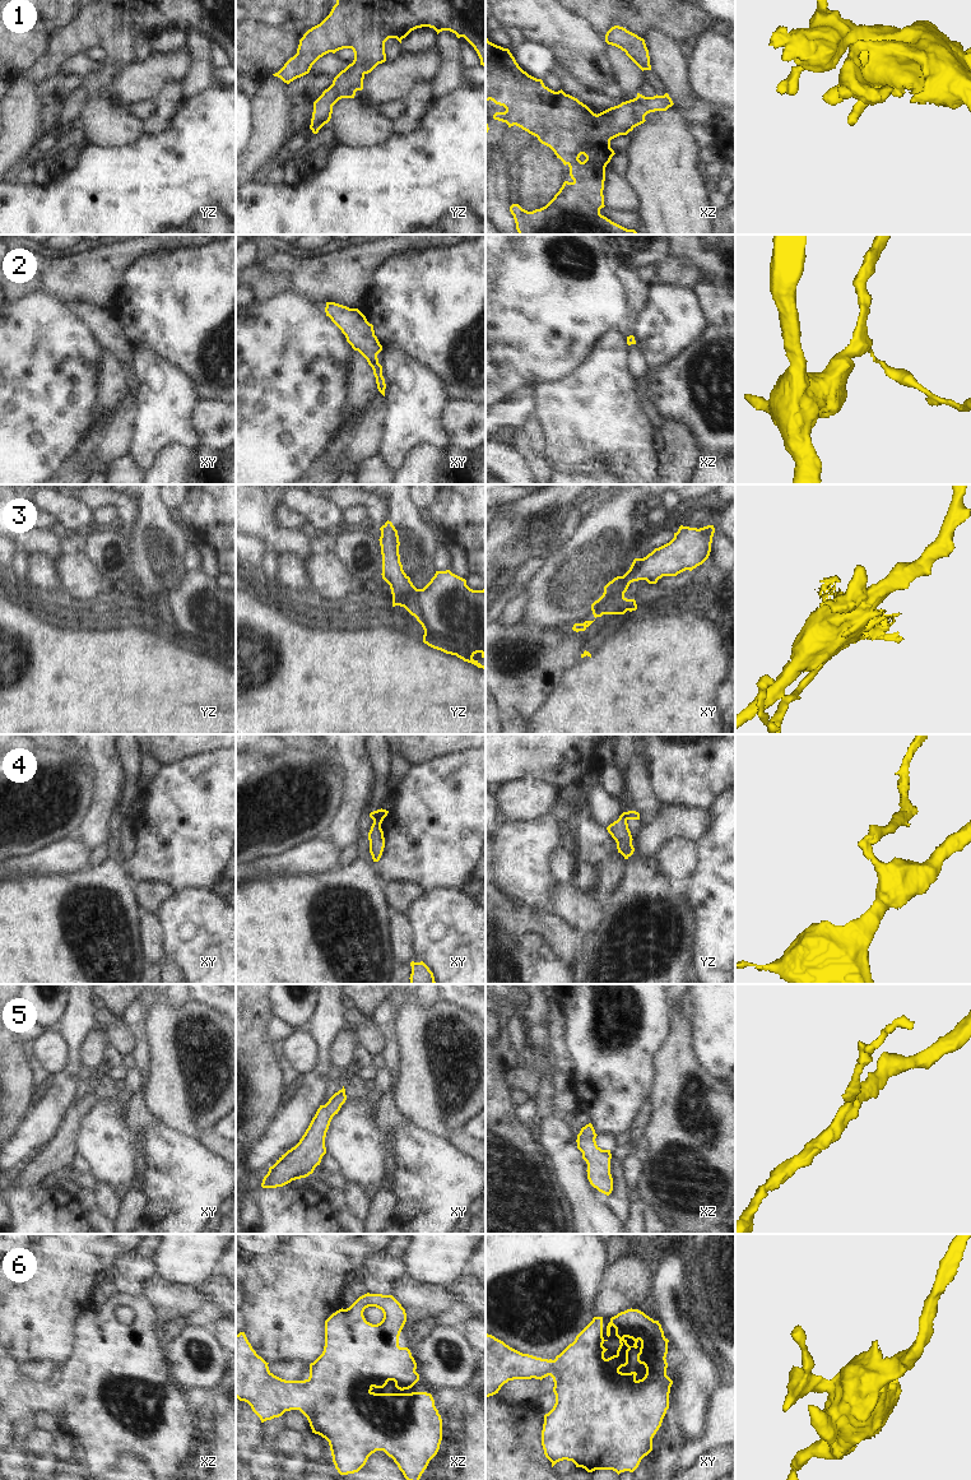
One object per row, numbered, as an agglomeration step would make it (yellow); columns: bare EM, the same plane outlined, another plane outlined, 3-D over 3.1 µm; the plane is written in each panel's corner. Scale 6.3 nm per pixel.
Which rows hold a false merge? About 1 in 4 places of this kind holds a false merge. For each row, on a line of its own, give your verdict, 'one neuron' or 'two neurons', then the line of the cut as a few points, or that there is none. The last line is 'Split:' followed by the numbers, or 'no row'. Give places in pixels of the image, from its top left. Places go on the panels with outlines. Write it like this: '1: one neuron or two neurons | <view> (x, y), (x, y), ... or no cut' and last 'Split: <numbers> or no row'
1: one neuron | no cut
2: one neuron | no cut
3: two neurons | xy (612, 581), (609, 598), (604, 608), (595, 617)
4: two neurons | xy (374, 819), (381, 822)
5: one neuron | no cut
6: one neuron | no cut
Split: 3, 4

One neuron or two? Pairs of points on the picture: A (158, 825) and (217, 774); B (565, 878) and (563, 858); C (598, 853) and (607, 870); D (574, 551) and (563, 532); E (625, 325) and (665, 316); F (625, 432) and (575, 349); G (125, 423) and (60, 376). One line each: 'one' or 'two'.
A: one
B: one
C: two
D: two
E: two
F: two
G: two

